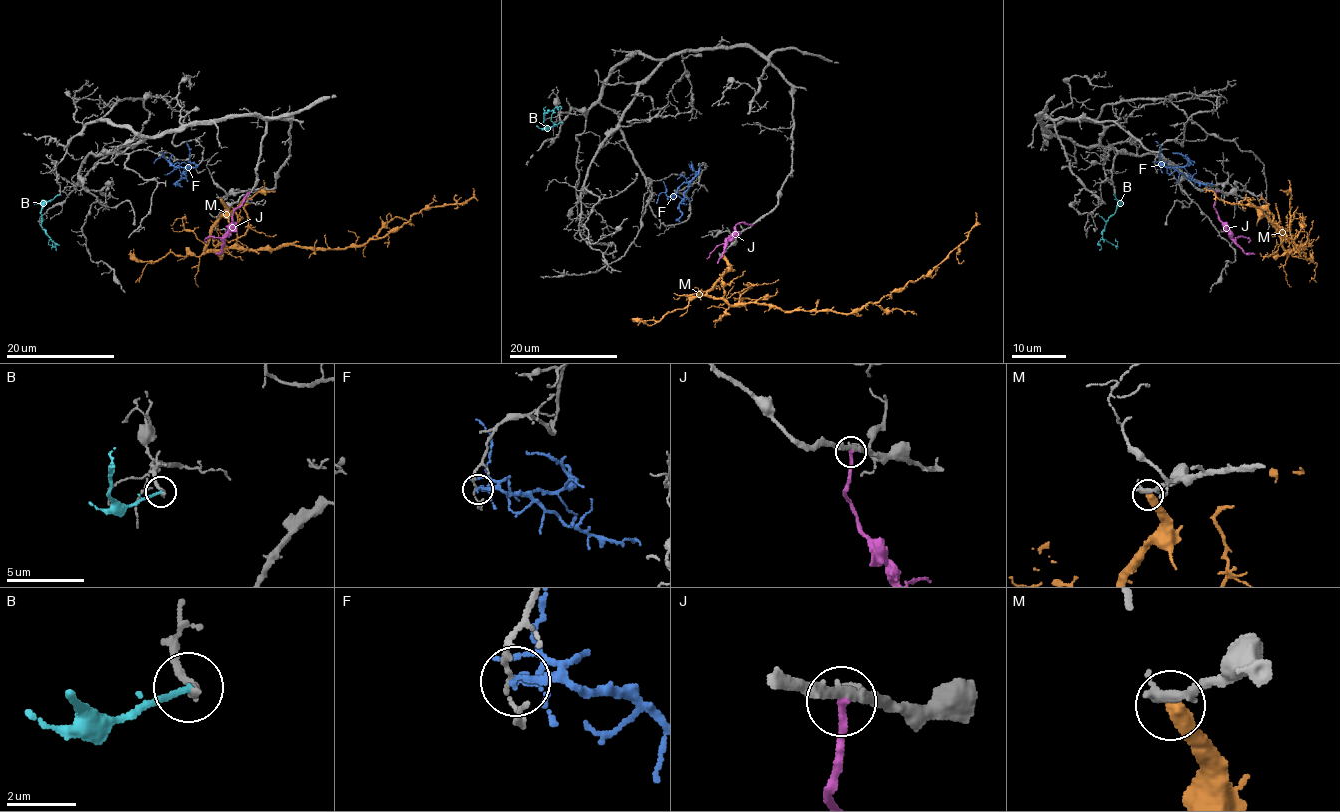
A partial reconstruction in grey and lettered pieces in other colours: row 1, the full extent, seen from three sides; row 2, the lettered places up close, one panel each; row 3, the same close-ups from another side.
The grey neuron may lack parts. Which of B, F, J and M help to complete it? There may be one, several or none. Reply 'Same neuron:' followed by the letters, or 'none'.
Same neuron: none

